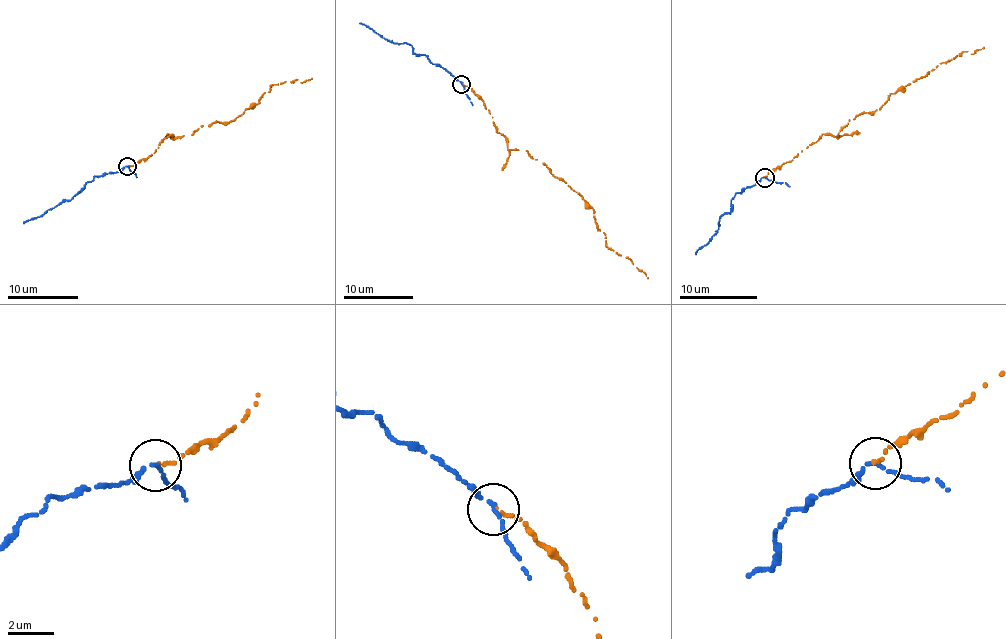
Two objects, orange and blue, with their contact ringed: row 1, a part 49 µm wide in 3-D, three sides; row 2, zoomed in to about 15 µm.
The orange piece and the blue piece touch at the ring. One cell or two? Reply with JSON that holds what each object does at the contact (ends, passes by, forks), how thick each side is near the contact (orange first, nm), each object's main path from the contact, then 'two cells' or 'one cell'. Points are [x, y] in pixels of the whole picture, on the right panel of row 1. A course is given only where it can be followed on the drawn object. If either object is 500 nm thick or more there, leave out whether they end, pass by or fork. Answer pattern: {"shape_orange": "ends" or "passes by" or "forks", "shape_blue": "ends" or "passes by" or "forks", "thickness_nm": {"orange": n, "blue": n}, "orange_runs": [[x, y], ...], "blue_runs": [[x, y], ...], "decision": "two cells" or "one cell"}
{"shape_orange": "ends", "shape_blue": "passes by", "thickness_nm": {"orange": 140, "blue": 150}, "orange_runs": [[765, 178], [822, 135], [836, 137], [850, 119], [877, 111], [936, 67], [983, 48]], "blue_runs": [[765, 178], [734, 196], [731, 211], [719, 219], [718, 230], [696, 254]], "decision": "one cell"}

